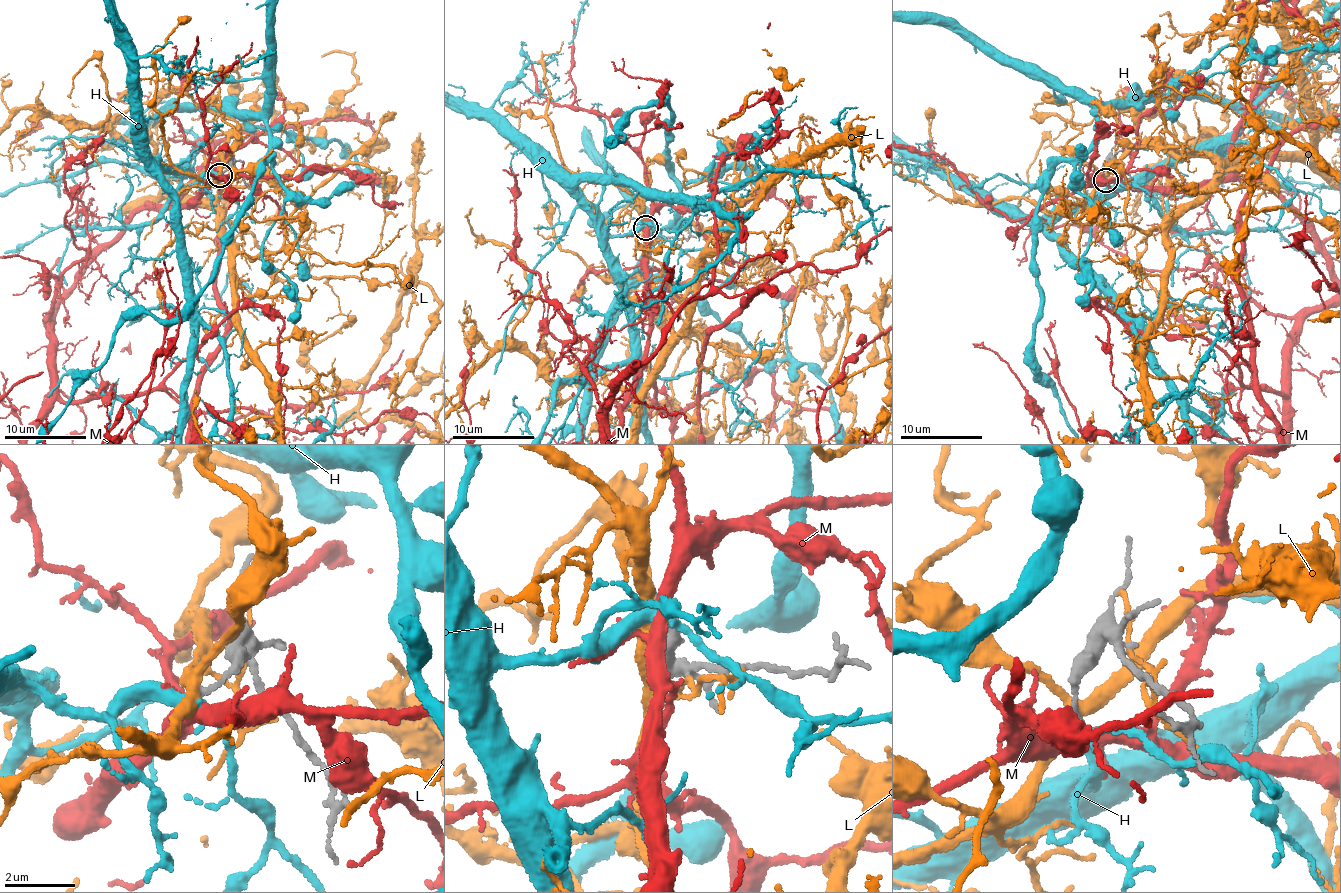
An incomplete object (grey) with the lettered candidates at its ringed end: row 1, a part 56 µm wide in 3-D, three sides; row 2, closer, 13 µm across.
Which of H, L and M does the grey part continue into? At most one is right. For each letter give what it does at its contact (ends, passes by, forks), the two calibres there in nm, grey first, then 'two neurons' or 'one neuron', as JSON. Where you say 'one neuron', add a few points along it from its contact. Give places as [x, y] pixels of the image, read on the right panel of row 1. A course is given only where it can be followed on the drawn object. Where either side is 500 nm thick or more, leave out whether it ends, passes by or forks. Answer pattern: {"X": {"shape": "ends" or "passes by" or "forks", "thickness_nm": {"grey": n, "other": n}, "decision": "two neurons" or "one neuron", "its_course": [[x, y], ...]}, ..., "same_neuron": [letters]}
{"H": {"shape": "passes by", "thickness_nm": {"grey": 170, "other": 360}, "decision": "two neurons"}, "L": {"shape": "forks", "thickness_nm": {"grey": 180, "other": 320}, "decision": "two neurons"}, "M": {"shape": "forks", "thickness_nm": {"grey": 170, "other": 340}, "decision": "two neurons"}, "same_neuron": []}

